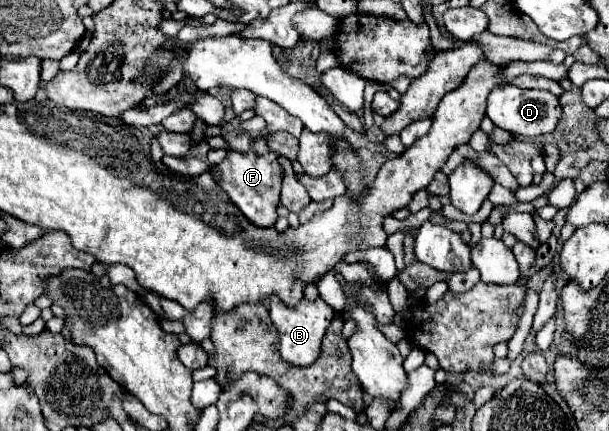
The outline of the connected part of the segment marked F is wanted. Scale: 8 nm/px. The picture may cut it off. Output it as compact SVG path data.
M257 138L253 148L247 154L229 150L227 158L215 166L221 172L219 186L229 194L233 204L247 216L255 226L273 226L277 220L277 196L281 192L283 172L277 162L277 154L271 152L263 138Z

